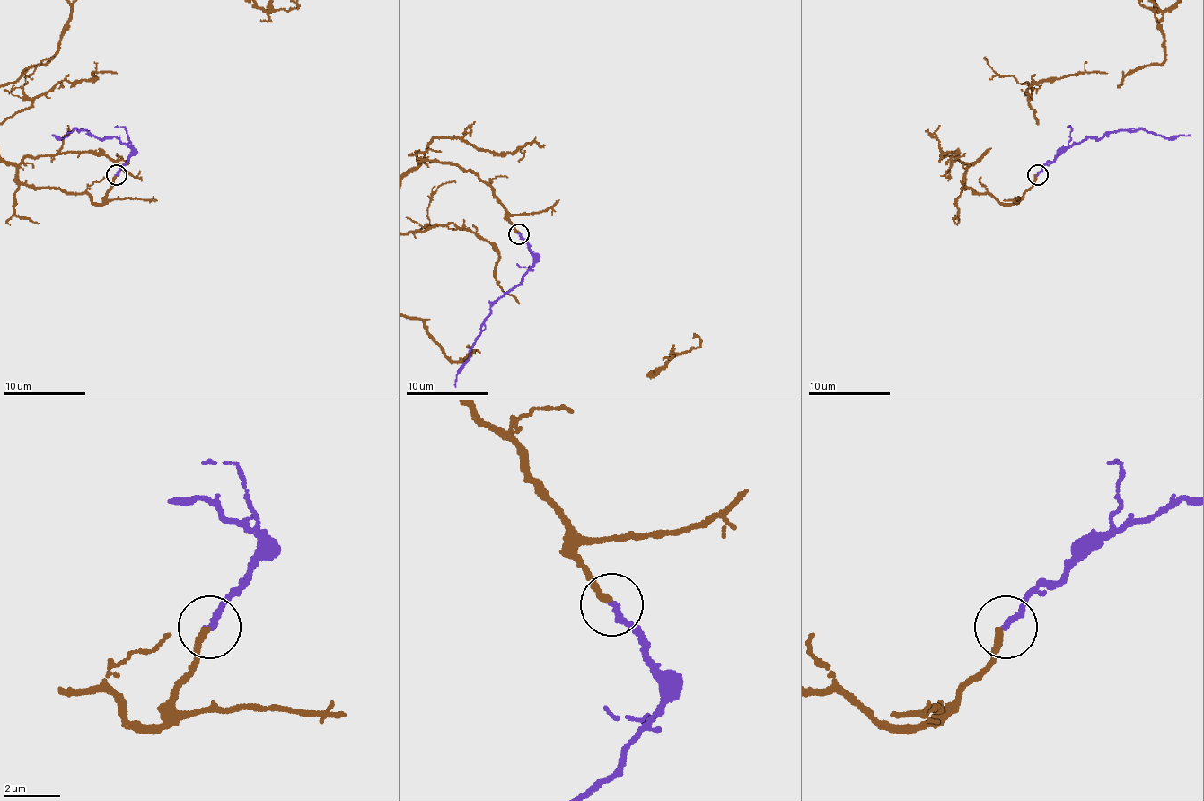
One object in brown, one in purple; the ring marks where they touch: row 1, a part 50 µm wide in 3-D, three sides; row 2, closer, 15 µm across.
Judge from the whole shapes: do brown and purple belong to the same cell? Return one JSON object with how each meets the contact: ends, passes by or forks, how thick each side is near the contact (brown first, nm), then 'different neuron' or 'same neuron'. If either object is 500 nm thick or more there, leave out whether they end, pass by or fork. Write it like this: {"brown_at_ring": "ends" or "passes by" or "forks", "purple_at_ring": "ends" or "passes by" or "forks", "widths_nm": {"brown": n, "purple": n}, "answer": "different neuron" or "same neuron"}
{"brown_at_ring": "ends", "purple_at_ring": "ends", "widths_nm": {"brown": 240, "purple": 240}, "answer": "same neuron"}

